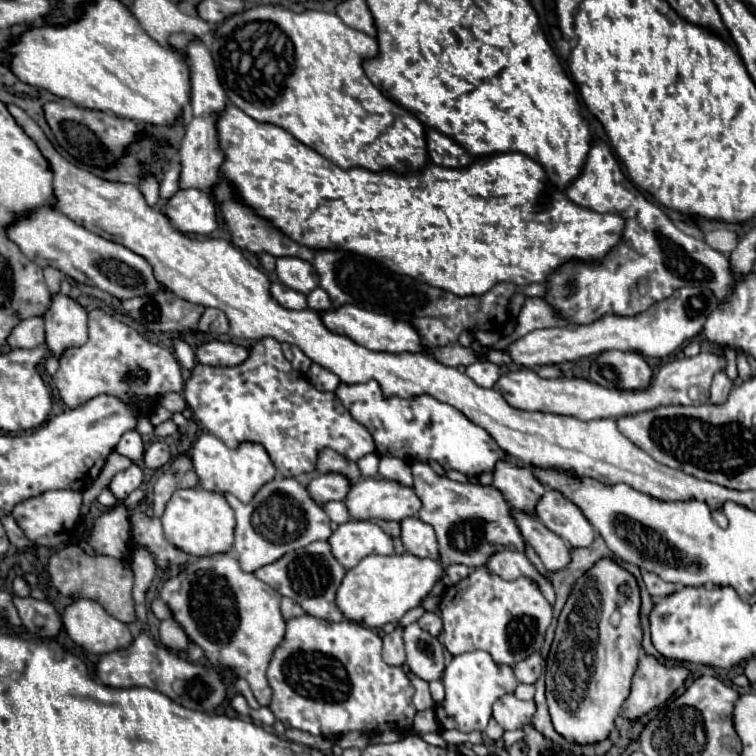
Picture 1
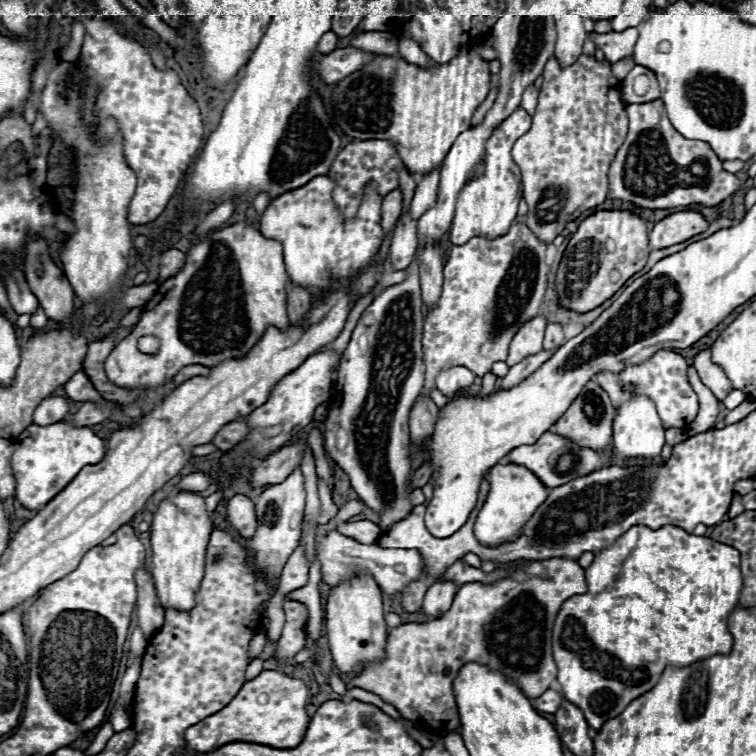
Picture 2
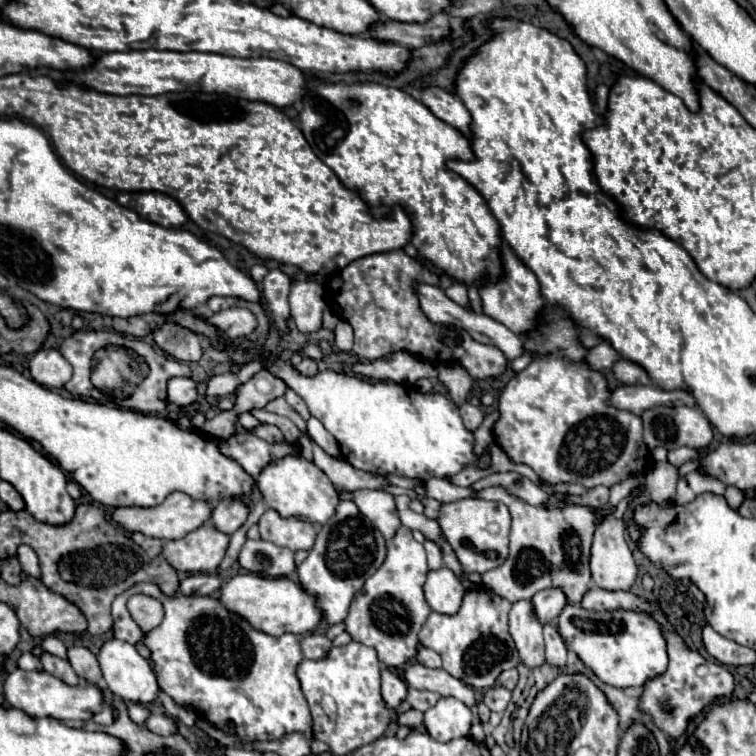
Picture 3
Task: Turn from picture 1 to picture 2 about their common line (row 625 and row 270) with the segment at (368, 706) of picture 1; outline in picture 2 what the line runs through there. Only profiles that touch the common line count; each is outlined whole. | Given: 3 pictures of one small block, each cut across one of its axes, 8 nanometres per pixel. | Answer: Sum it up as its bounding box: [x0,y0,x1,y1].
[260,176,384,296]

